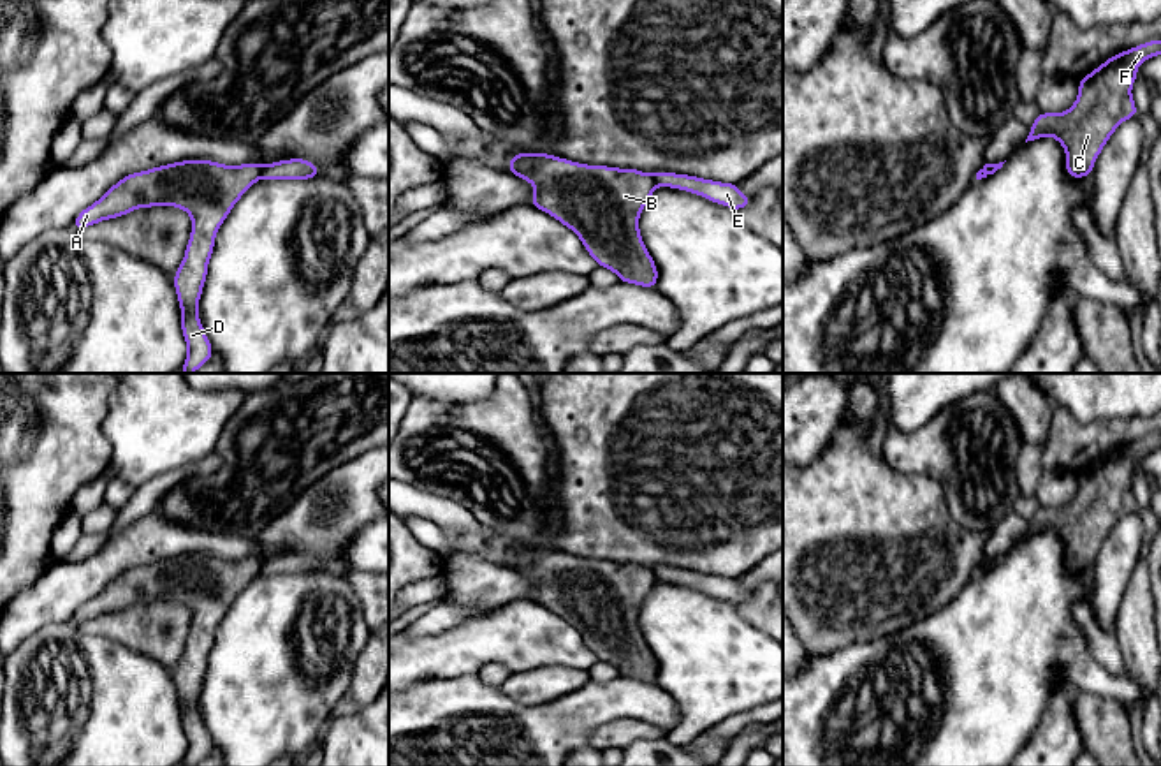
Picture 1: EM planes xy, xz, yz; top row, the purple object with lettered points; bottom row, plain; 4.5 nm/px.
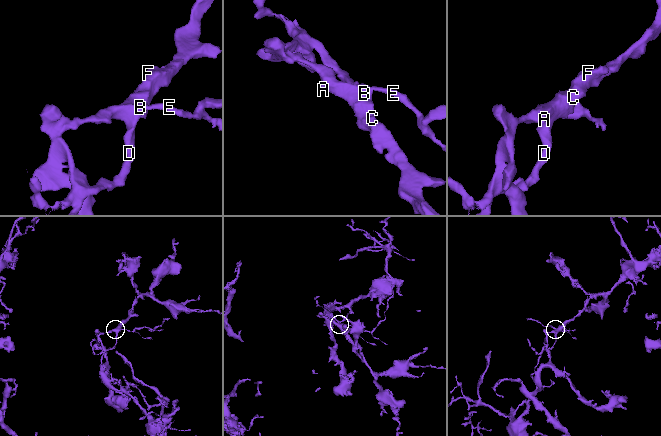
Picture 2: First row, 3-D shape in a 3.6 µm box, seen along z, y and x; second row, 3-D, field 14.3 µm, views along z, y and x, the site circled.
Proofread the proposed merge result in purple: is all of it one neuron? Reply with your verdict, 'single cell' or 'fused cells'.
fused cells

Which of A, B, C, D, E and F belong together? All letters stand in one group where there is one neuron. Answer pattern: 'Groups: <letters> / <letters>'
Groups: A B C D F / E

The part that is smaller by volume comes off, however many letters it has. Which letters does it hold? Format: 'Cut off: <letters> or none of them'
Cut off: E

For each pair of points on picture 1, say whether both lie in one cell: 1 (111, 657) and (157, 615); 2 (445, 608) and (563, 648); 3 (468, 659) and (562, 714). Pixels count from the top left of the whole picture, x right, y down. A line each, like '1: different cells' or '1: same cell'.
1: different cells
2: different cells
3: different cells

